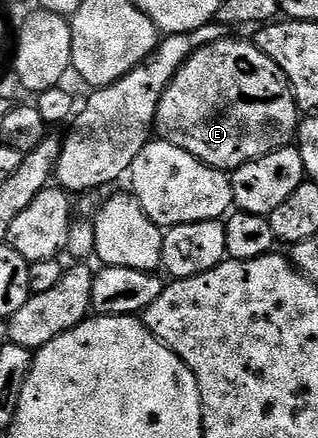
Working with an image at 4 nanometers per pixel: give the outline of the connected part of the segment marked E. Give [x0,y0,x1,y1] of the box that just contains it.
[156,38,300,170]

